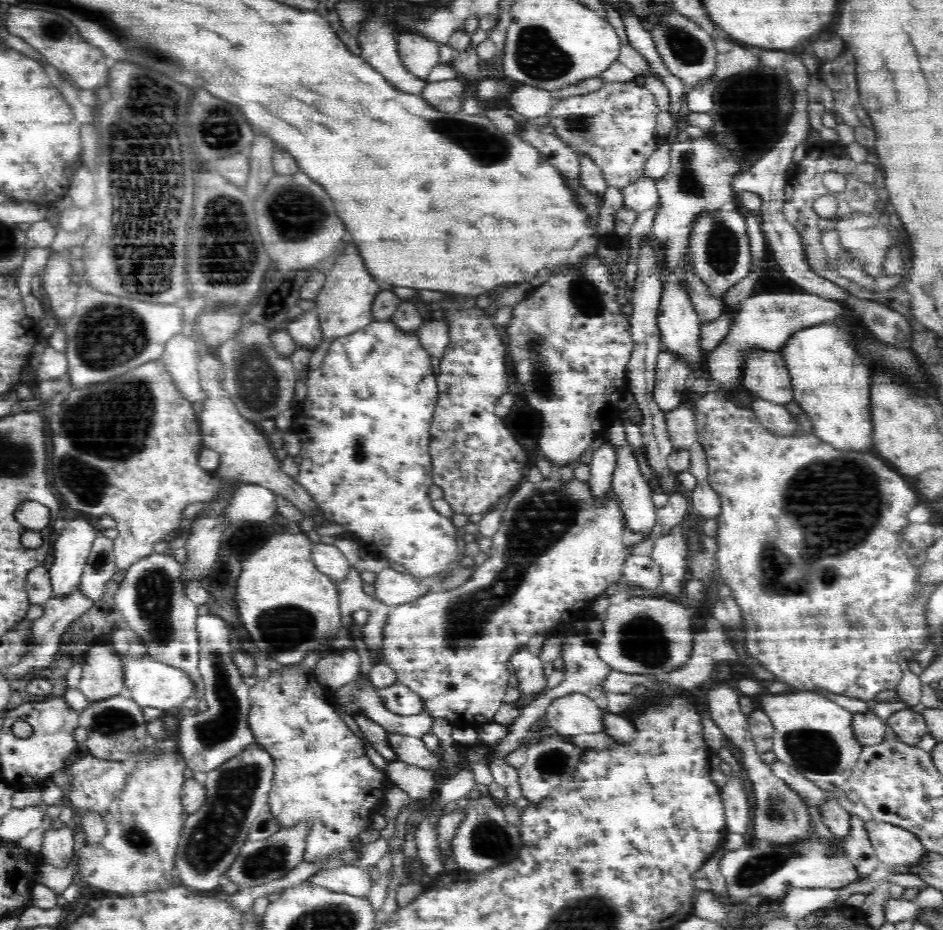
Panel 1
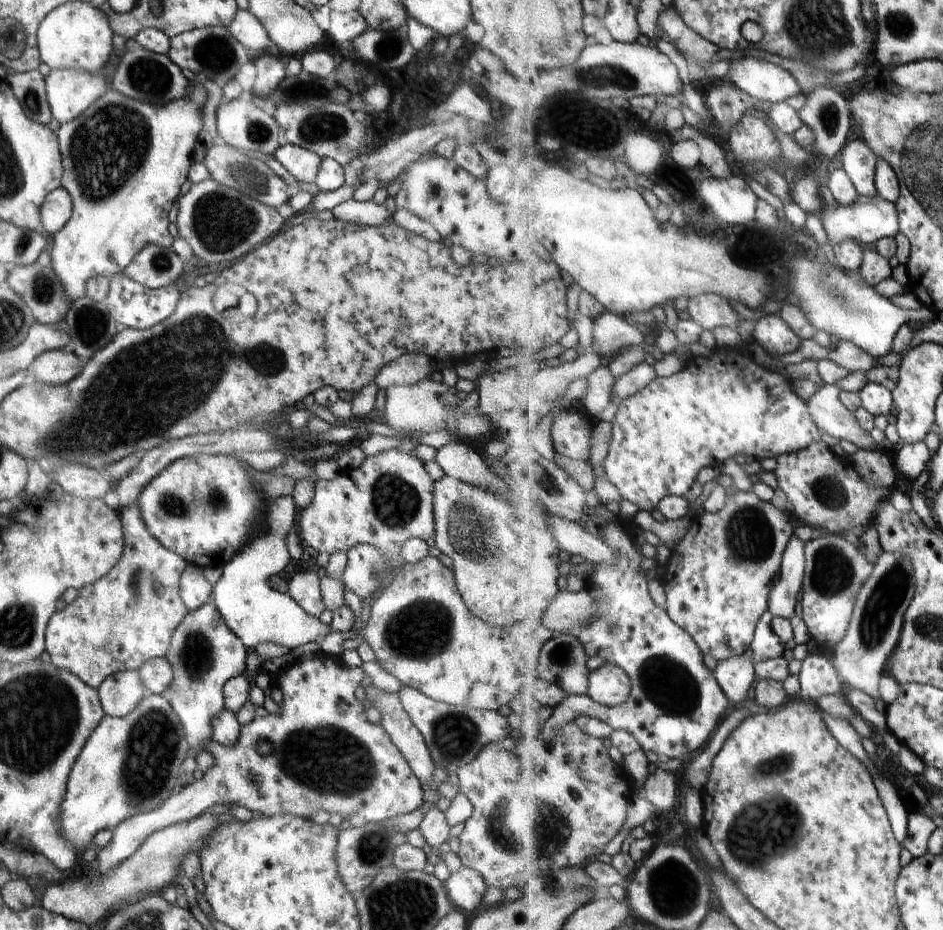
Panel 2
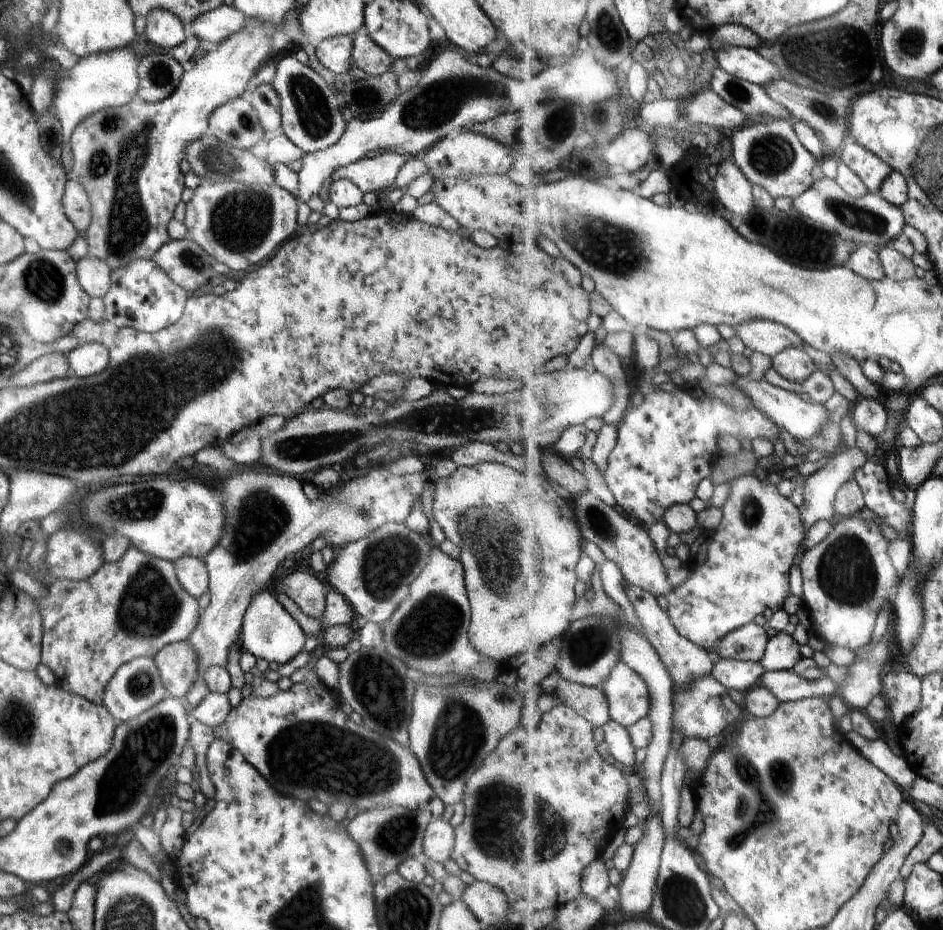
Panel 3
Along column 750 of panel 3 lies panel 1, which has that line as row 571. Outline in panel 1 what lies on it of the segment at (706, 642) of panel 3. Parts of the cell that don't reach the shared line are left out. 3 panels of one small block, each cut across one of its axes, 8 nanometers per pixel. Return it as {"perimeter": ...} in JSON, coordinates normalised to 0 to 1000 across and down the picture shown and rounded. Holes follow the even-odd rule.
{"perimeter":[[[591,509],[577,513],[572,518],[562,518],[557,513],[546,522],[541,535],[538,538],[537,546],[533,551],[532,561],[528,570],[522,574],[522,587],[517,594],[519,599],[508,610],[504,611],[503,617],[488,630],[477,632],[477,634],[453,634],[441,645],[428,649],[422,649],[418,654],[413,654],[409,662],[409,671],[405,677],[406,692],[403,711],[409,713],[420,725],[420,735],[426,735],[437,745],[443,746],[448,751],[451,765],[459,773],[472,772],[483,778],[509,776],[523,777],[524,766],[532,759],[532,749],[539,741],[539,731],[543,725],[540,720],[540,712],[545,703],[554,700],[560,688],[568,682],[575,682],[579,686],[590,682],[612,682],[609,672],[611,659],[625,653],[633,642],[638,642],[641,634],[648,628],[661,625],[661,611],[664,601],[670,598],[670,589],[681,585],[687,580],[687,570],[672,570],[664,559],[663,546],[659,545],[659,538],[654,530],[648,526],[641,531],[631,531],[627,525],[627,512],[625,516],[595,516]]]}

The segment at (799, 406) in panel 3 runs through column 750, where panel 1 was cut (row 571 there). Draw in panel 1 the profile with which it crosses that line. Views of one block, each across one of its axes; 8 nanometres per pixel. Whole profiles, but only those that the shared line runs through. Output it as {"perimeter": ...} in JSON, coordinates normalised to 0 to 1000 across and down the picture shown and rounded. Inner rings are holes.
{"perimeter":[[[414,610],[400,616],[396,626],[397,642],[413,654],[441,645],[449,640],[449,631],[435,617],[424,616]]]}

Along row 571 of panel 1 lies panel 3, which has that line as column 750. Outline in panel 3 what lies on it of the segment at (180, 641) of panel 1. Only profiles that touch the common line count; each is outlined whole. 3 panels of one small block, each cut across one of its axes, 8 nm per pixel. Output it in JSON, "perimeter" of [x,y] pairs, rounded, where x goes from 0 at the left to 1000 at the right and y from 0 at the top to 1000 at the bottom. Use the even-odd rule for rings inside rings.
{"perimeter":[[[841,127],[802,131],[785,138],[776,145],[776,170],[787,180],[789,187],[800,199],[817,205],[821,213],[850,211],[864,196],[861,191],[863,178],[871,175],[848,151]]]}

